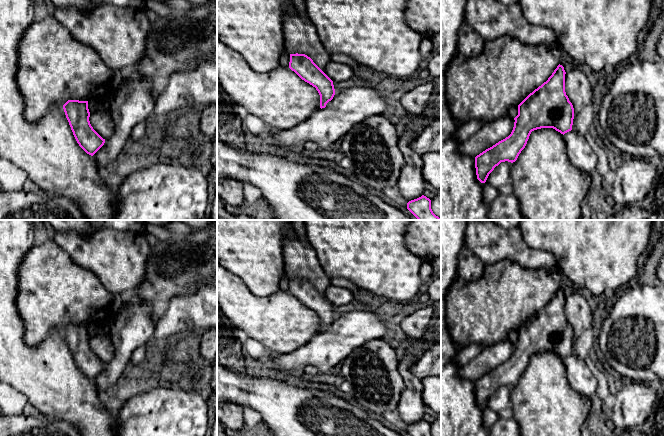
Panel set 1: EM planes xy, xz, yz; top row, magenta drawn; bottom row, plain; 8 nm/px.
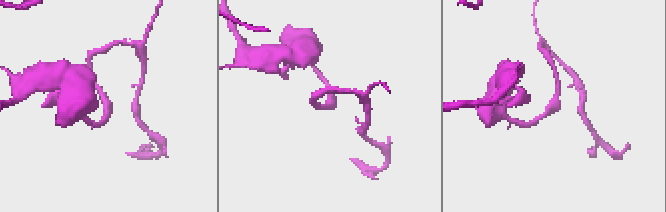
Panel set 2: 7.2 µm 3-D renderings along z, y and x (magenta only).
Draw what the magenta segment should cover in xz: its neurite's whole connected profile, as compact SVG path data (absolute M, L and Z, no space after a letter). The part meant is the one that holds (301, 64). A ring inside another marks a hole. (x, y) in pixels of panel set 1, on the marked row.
M290 54L289 68L294 71L302 80L316 88L320 95L320 108L325 108L335 95L333 81L305 54Z

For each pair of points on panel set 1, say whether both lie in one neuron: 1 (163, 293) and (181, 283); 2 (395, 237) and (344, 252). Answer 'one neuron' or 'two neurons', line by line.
1: one neuron
2: one neuron

